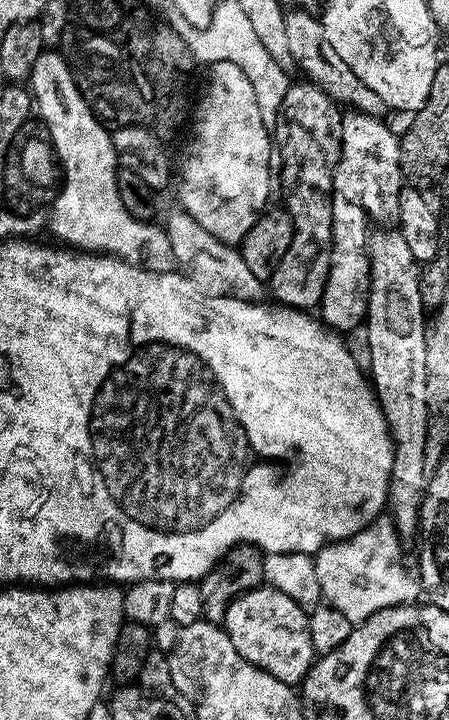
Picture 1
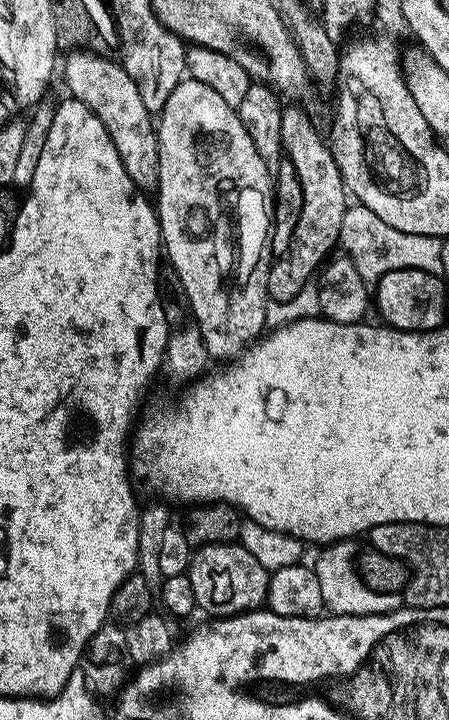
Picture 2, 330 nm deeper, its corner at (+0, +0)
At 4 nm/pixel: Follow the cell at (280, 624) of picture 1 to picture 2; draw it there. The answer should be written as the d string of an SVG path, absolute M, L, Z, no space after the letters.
M208 544L205 548L197 548L193 551L192 561L188 563L187 576L194 590L196 607L200 612L209 612L207 615L212 618L221 616L236 616L239 612L250 612L265 607L268 599L268 569L246 550L243 544Z

